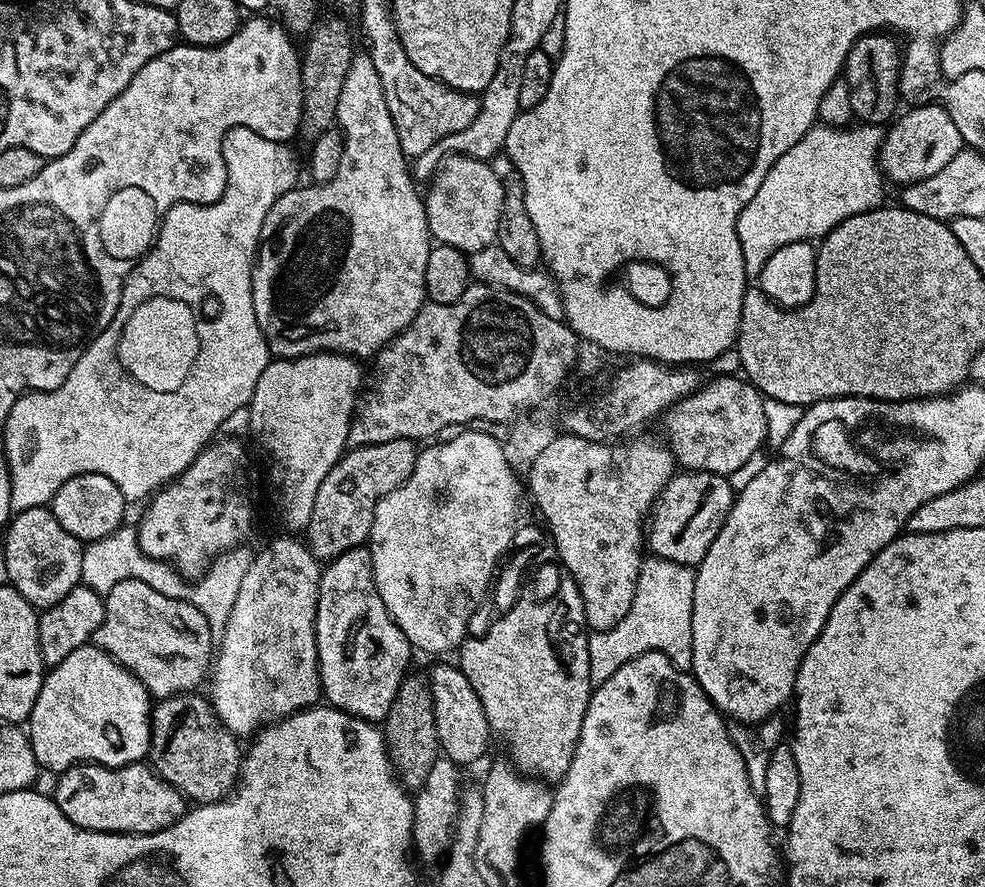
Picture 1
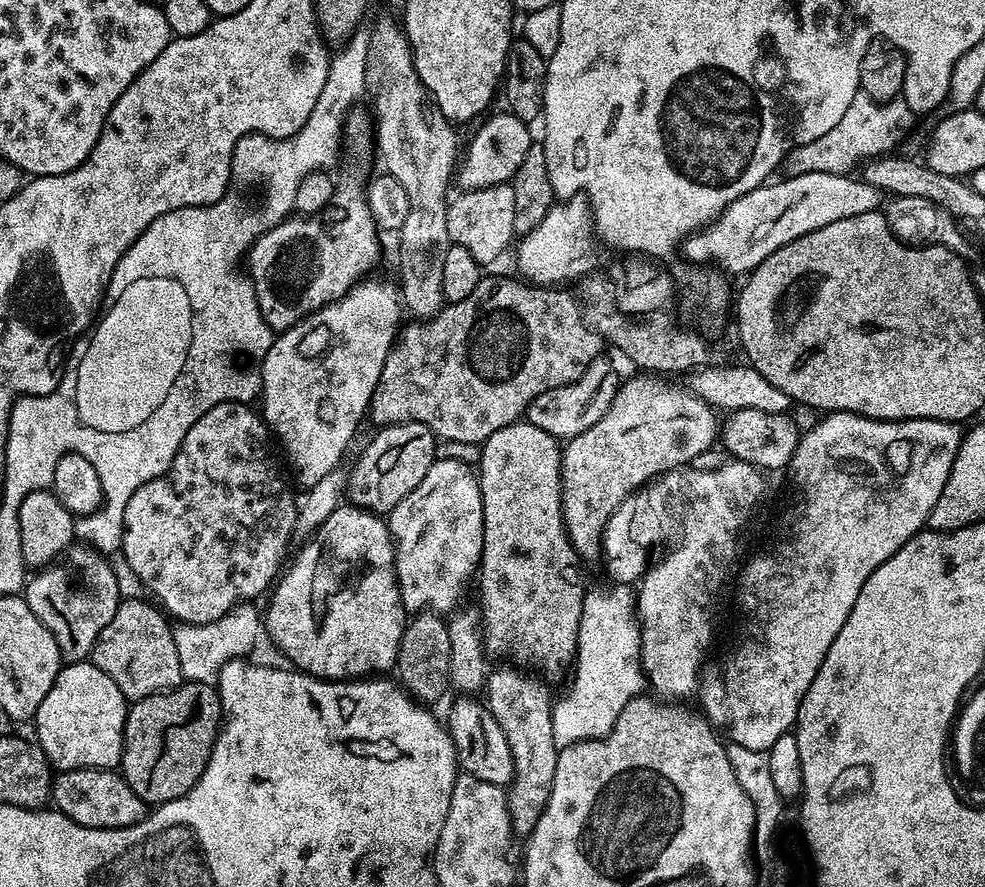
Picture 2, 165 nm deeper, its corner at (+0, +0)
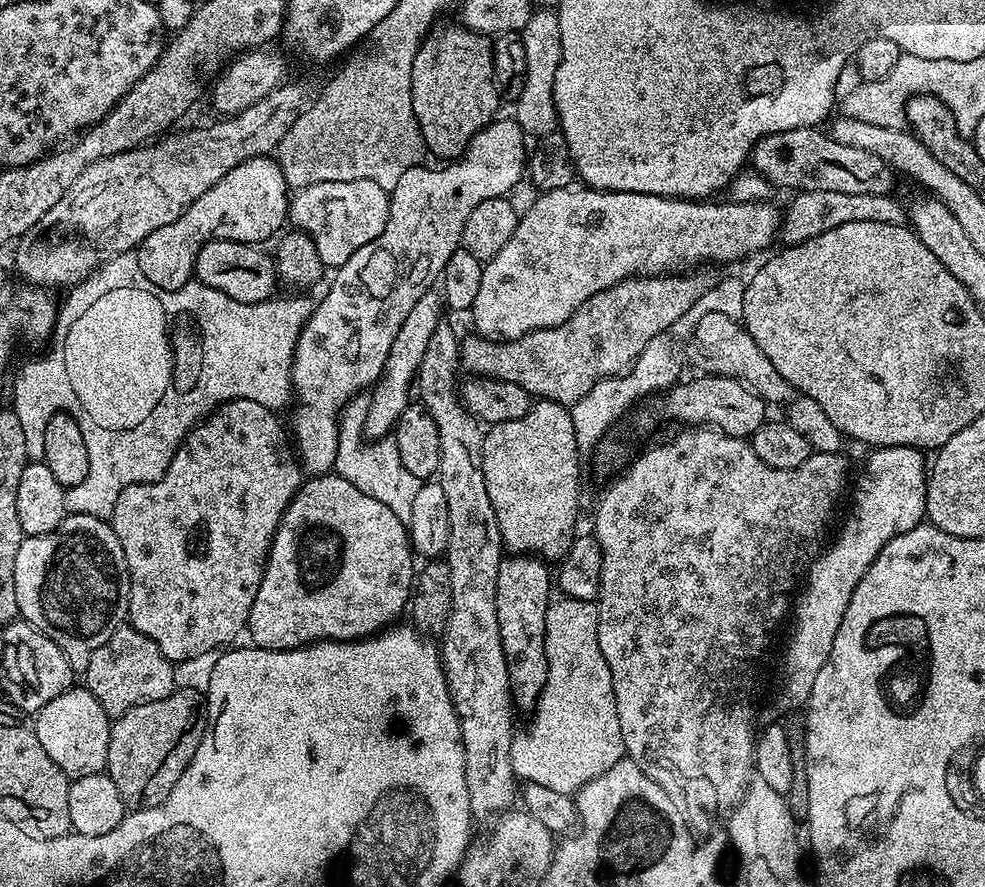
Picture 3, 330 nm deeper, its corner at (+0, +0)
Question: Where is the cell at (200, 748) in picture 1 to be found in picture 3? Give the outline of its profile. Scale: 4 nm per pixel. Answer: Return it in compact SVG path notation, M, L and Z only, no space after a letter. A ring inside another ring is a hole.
M177 688L161 700L134 706L111 721L106 775L118 786L125 809L153 808L164 801L194 758L208 722L205 693L185 688Z

